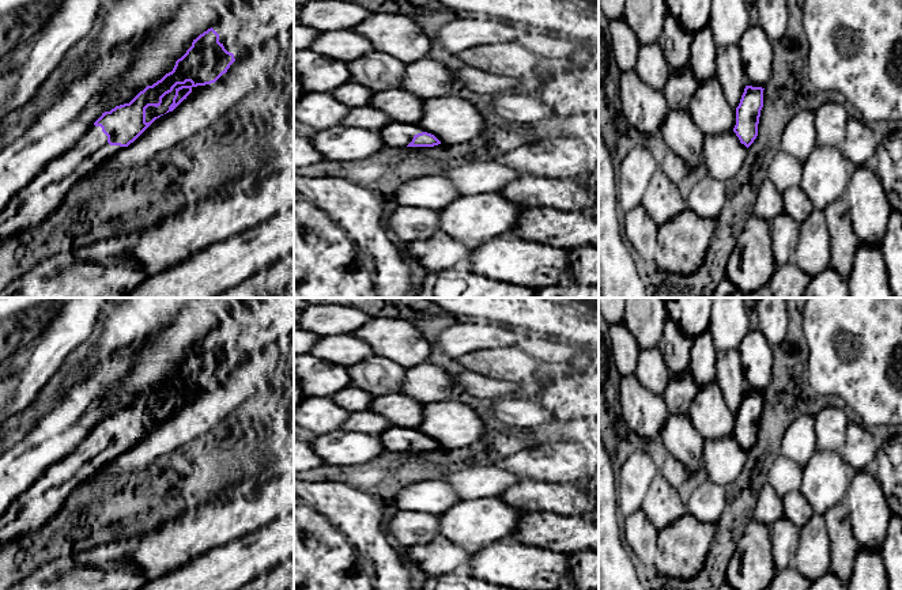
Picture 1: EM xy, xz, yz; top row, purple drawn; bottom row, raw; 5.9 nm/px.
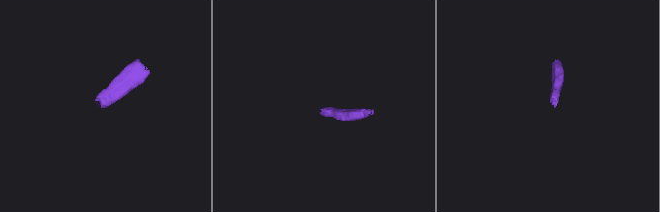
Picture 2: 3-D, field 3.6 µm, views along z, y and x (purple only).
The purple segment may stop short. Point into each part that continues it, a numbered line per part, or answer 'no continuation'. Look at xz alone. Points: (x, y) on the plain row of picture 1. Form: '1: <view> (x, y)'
1: xz (396, 438)

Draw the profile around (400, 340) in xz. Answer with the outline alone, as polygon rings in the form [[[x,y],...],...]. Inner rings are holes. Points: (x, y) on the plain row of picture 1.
[[[373,318],[354,334],[367,343],[375,356],[390,358],[405,368],[427,362],[434,345],[414,324],[399,318]]]

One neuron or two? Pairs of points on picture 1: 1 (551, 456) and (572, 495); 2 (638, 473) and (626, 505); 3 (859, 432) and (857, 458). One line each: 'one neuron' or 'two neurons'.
1: two neurons
2: one neuron
3: one neuron

